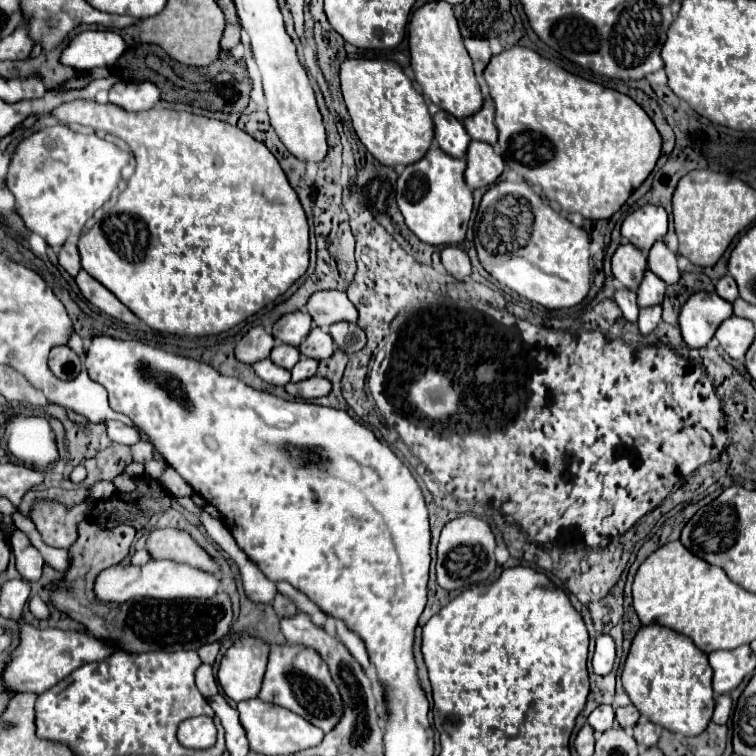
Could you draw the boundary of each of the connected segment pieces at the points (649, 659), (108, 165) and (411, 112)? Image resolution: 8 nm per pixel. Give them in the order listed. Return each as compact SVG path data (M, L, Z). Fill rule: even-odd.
M650 624L636 632L622 668L622 686L640 714L682 736L704 732L714 712L712 668L706 654L688 636L666 626Z
M56 124L30 134L16 146L8 168L6 186L16 198L16 212L24 220L26 228L40 234L48 242L48 246L58 252L66 238L72 234L78 236L84 224L94 216L94 212L108 202L110 194L120 182L120 172L128 164L128 160L130 154L118 150L112 142L98 138L96 134L74 132L66 124Z
M348 58L340 66L340 88L354 130L368 152L382 164L412 164L420 160L434 138L434 124L424 96L392 60Z

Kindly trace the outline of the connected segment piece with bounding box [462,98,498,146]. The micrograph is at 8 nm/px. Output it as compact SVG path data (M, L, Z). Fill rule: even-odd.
M490 98L484 100L482 108L476 114L464 118L462 124L468 130L468 134L472 136L472 140L480 140L492 146L498 142L498 130L494 124L494 106Z

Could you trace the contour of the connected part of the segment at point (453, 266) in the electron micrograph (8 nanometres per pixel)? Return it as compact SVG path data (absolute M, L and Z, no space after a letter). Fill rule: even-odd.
M446 246L440 252L440 256L442 256L442 264L444 264L444 268L448 270L450 276L454 276L456 280L464 280L464 278L470 276L470 268L472 268L470 258L462 248Z

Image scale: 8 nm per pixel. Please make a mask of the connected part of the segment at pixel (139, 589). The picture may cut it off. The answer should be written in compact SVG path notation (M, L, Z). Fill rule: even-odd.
M150 560L140 568L130 568L130 564L114 564L102 570L94 582L94 594L100 602L128 602L134 598L158 598L158 600L176 600L176 598L208 598L218 590L218 580L200 572L188 564L178 564L172 560Z

